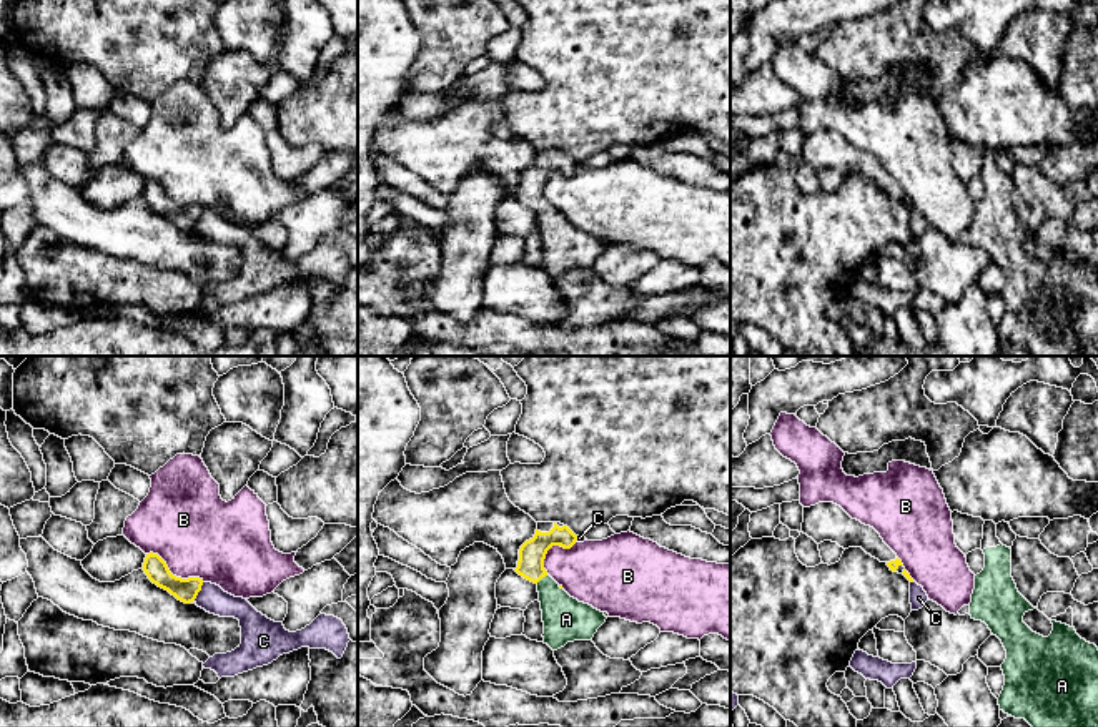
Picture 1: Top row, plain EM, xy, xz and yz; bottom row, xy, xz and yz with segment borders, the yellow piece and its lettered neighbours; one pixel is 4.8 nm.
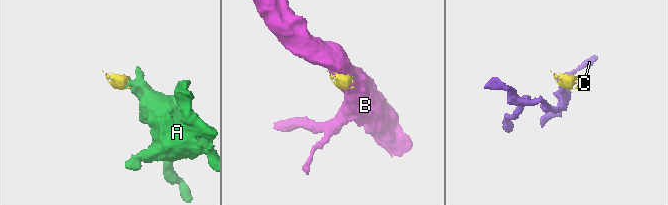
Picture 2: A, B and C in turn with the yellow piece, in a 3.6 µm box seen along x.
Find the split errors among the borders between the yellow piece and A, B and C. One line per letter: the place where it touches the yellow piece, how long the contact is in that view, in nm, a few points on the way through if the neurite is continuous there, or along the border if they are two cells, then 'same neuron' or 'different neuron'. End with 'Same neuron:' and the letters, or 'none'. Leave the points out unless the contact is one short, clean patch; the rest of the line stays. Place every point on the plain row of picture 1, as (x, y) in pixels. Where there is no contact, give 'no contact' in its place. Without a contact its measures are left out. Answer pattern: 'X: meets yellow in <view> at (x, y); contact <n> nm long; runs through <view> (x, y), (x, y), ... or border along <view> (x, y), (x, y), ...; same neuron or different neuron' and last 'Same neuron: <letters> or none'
A: meets yellow in xz at (541, 205); contact 80 nm long; runs through xz (533, 180), (533, 197), (541, 205), (566, 247); same neuron
B: meets yellow in xy at (172, 202); contact 320 nm long; different neuron
C: meets yellow in xy at (200, 217); contact 100 nm long; border along xy (203, 210), (193, 227); different neuron
Same neuron: A

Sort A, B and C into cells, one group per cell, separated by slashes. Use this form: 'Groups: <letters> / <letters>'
Groups: A / B / C

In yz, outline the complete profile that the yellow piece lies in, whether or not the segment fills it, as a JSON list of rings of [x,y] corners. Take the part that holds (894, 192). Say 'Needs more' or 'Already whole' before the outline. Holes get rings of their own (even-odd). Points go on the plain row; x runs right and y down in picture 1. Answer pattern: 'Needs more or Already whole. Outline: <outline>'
Needs more. Outline: [[[819,130],[815,133],[804,135],[802,160],[812,165],[817,171],[832,168],[843,176],[862,175],[872,185],[885,190],[890,198],[903,201],[910,210],[913,210],[902,188],[883,170],[880,161],[873,155],[852,146],[833,130]]]

